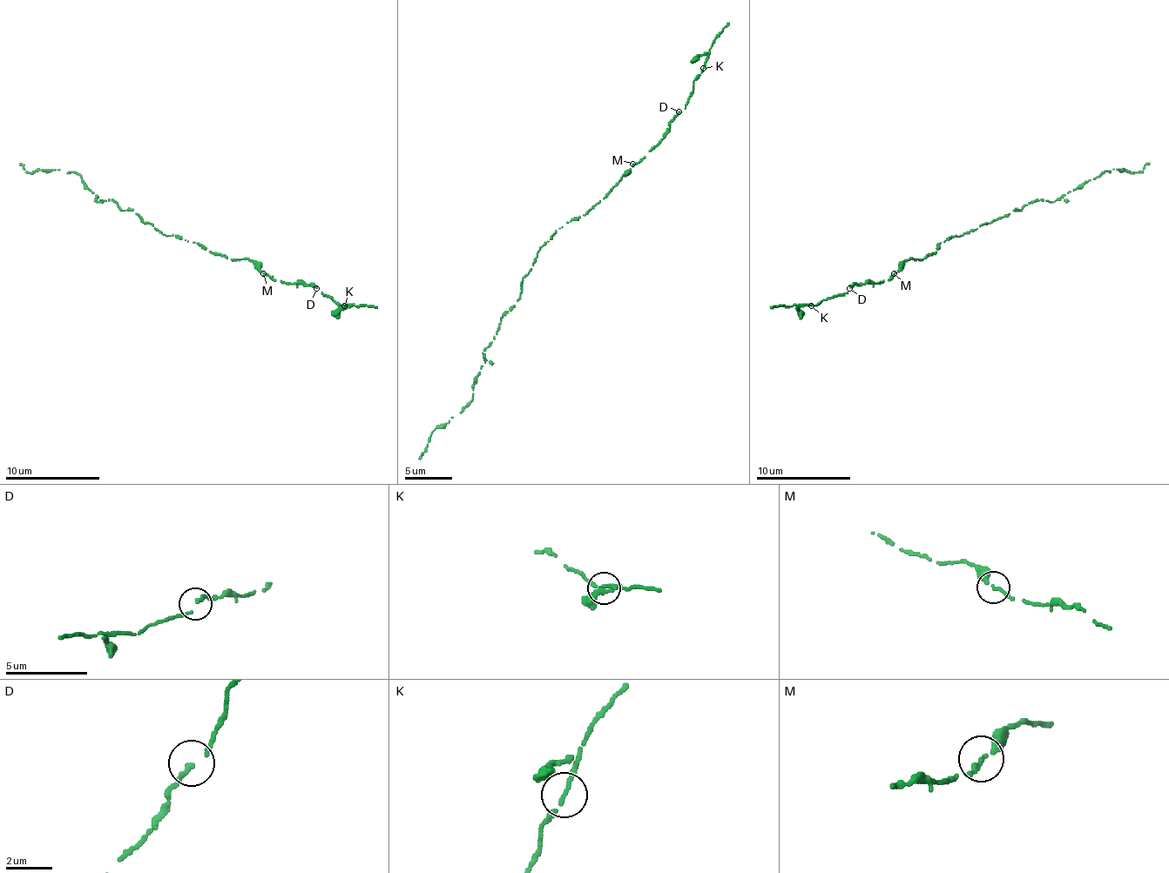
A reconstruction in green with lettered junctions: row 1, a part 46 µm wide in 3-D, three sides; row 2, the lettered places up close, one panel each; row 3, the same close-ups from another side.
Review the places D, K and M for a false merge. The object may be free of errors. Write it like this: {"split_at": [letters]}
{"split_at": []}

